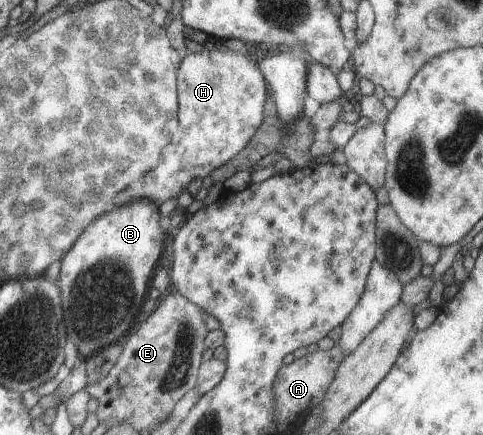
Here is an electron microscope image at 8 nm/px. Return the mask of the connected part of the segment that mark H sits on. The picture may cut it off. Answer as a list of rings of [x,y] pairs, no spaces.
[[[220,49],[186,54],[179,64],[177,89],[178,131],[164,147],[159,164],[116,195],[114,205],[142,198],[161,205],[167,199],[178,198],[192,179],[204,179],[248,145],[264,119],[269,95],[266,78],[252,59]]]

